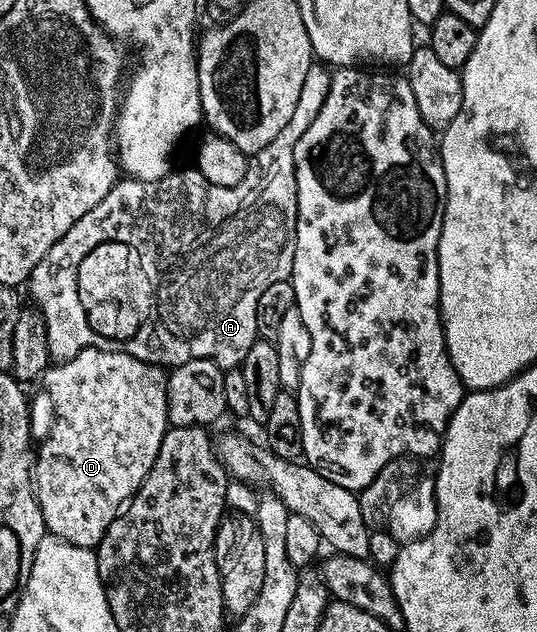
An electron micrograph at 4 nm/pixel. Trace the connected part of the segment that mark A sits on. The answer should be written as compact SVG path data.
M316 62L310 70L306 70L306 79L302 81L302 91L298 94L298 106L294 106L294 115L286 126L282 126L282 134L274 138L261 152L251 157L246 174L238 186L214 186L202 178L195 169L173 170L168 173L176 184L186 186L192 202L204 210L212 220L212 230L208 230L206 238L206 266L186 266L186 280L182 280L182 288L172 288L172 256L164 258L164 248L170 252L170 246L142 246L138 248L142 260L142 272L150 284L150 306L146 308L142 320L126 320L126 330L117 338L115 347L119 351L130 354L147 364L158 364L171 370L191 360L212 360L225 370L239 369L243 365L246 354L250 354L250 346L258 339L256 335L256 319L258 318L258 298L270 286L270 282L287 280L292 275L294 266L294 246L296 245L296 219L298 218L298 194L296 193L296 167L294 166L294 146L314 118L318 118L318 110L322 110L322 102L326 102L326 94L330 94L332 72L323 63Z

